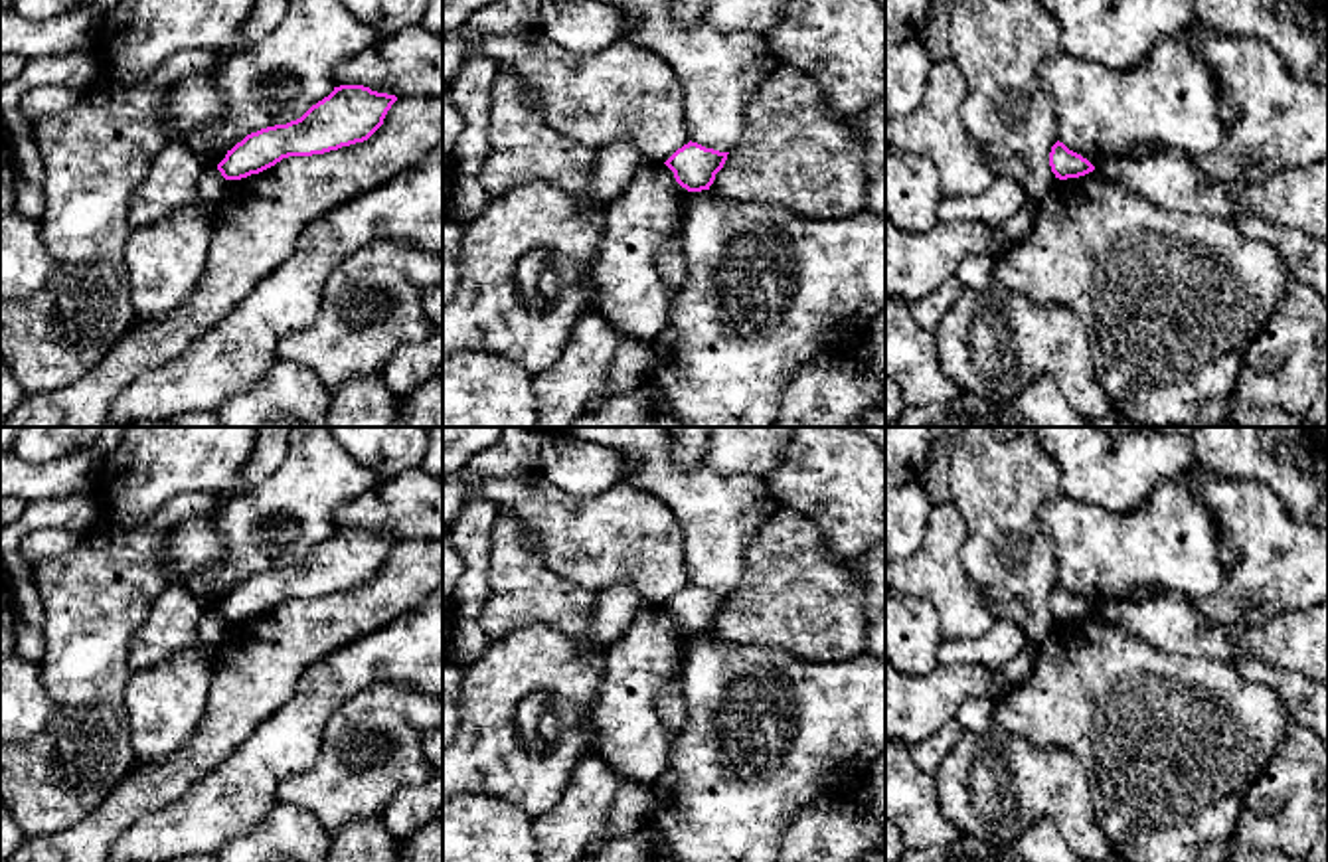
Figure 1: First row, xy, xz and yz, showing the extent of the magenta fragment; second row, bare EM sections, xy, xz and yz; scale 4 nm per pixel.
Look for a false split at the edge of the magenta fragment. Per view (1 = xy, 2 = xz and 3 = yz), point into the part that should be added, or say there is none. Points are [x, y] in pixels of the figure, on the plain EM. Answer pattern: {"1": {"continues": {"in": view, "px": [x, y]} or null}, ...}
{"1": {"continues": null}, "2": {"continues": null}, "3": {"continues": null}}

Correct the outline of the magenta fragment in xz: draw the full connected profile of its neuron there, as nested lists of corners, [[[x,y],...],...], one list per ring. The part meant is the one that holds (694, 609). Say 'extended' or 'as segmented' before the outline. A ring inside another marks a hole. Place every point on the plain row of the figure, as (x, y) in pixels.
as segmented; [[[688,585],[678,591],[664,607],[674,615],[676,625],[688,635],[709,633],[715,617],[723,611],[729,595]]]

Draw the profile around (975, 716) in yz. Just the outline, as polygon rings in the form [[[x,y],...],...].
[[[966,700],[958,706],[954,720],[962,726],[964,732],[980,735],[992,726],[994,714],[992,700]]]

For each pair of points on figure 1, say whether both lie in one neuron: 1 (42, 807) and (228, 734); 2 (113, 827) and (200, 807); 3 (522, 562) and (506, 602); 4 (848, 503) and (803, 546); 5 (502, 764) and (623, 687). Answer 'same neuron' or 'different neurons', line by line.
1: different neurons
2: different neurons
3: same neuron
4: different neurons
5: different neurons

